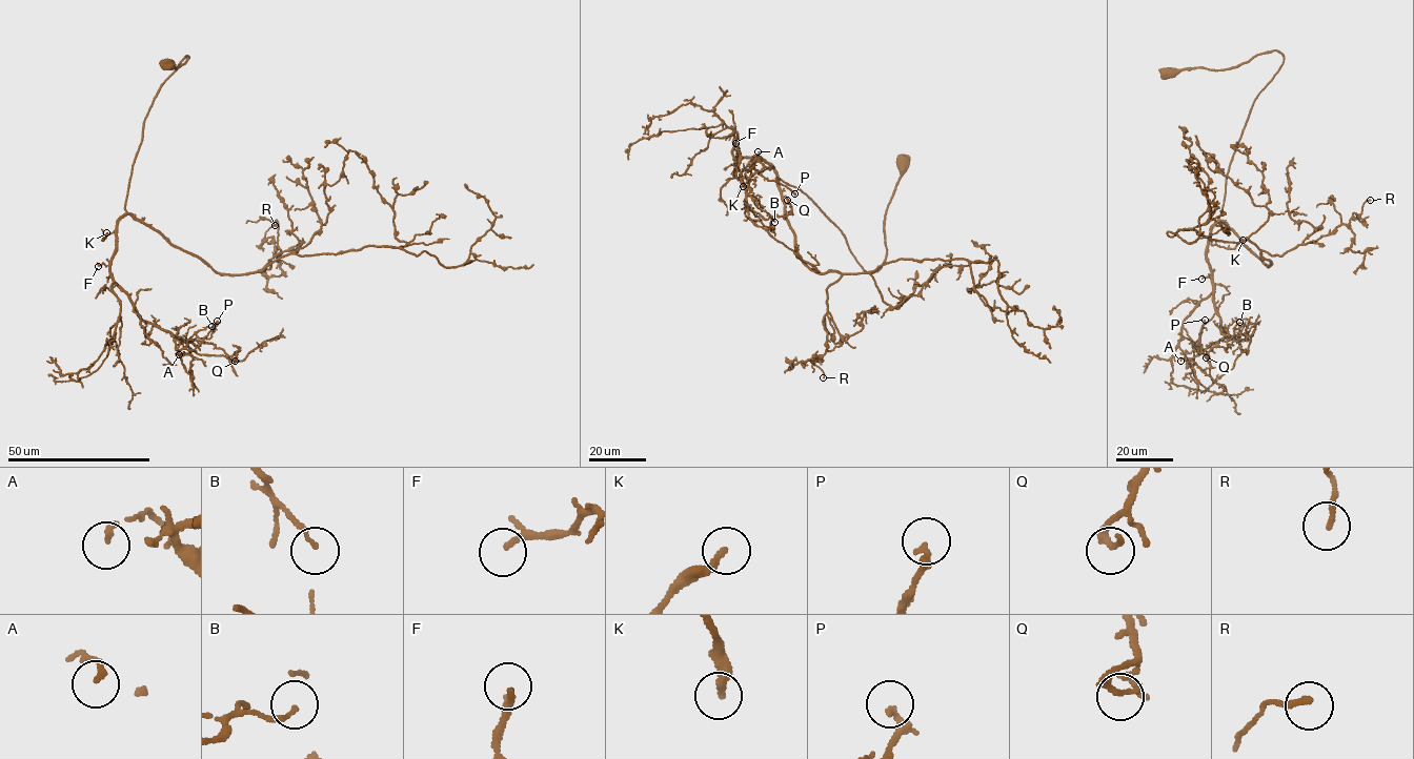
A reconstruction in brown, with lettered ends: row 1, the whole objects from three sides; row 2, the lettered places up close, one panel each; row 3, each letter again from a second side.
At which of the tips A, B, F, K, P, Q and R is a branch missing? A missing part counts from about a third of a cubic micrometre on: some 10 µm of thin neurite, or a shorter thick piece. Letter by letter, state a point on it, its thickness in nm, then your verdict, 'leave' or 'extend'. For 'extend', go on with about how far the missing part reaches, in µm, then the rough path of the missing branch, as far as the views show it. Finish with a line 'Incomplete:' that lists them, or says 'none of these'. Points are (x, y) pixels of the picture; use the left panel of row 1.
A: at (179, 354); 170 nm thick; leave
B: at (211, 326); 120 nm thick; leave
F: at (98, 266); 140 nm thick; leave
K: at (106, 232); 220 nm thick; extend; about 35 µm are missing; missing branch runs (106, 232), (104, 242), (114, 262), (115, 278), (114, 290), (107, 304)
P: at (217, 321); 240 nm thick; leave
Q: at (235, 361); 280 nm thick; leave
R: at (275, 225); 180 nm thick; leave
Incomplete: K

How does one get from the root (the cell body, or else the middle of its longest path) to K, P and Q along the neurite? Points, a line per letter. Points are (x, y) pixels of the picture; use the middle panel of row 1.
K: (901, 162), (885, 217), (885, 259), (870, 272), (837, 227), (769, 164), (749, 161), (740, 173), (743, 186)
P: (901, 162), (885, 259), (870, 272), (805, 193), (762, 159), (733, 157), (747, 189), (754, 168), (794, 193)
Q: (901, 162), (885, 259), (870, 272), (805, 193), (762, 159), (733, 157), (747, 208), (786, 216), (787, 200)

